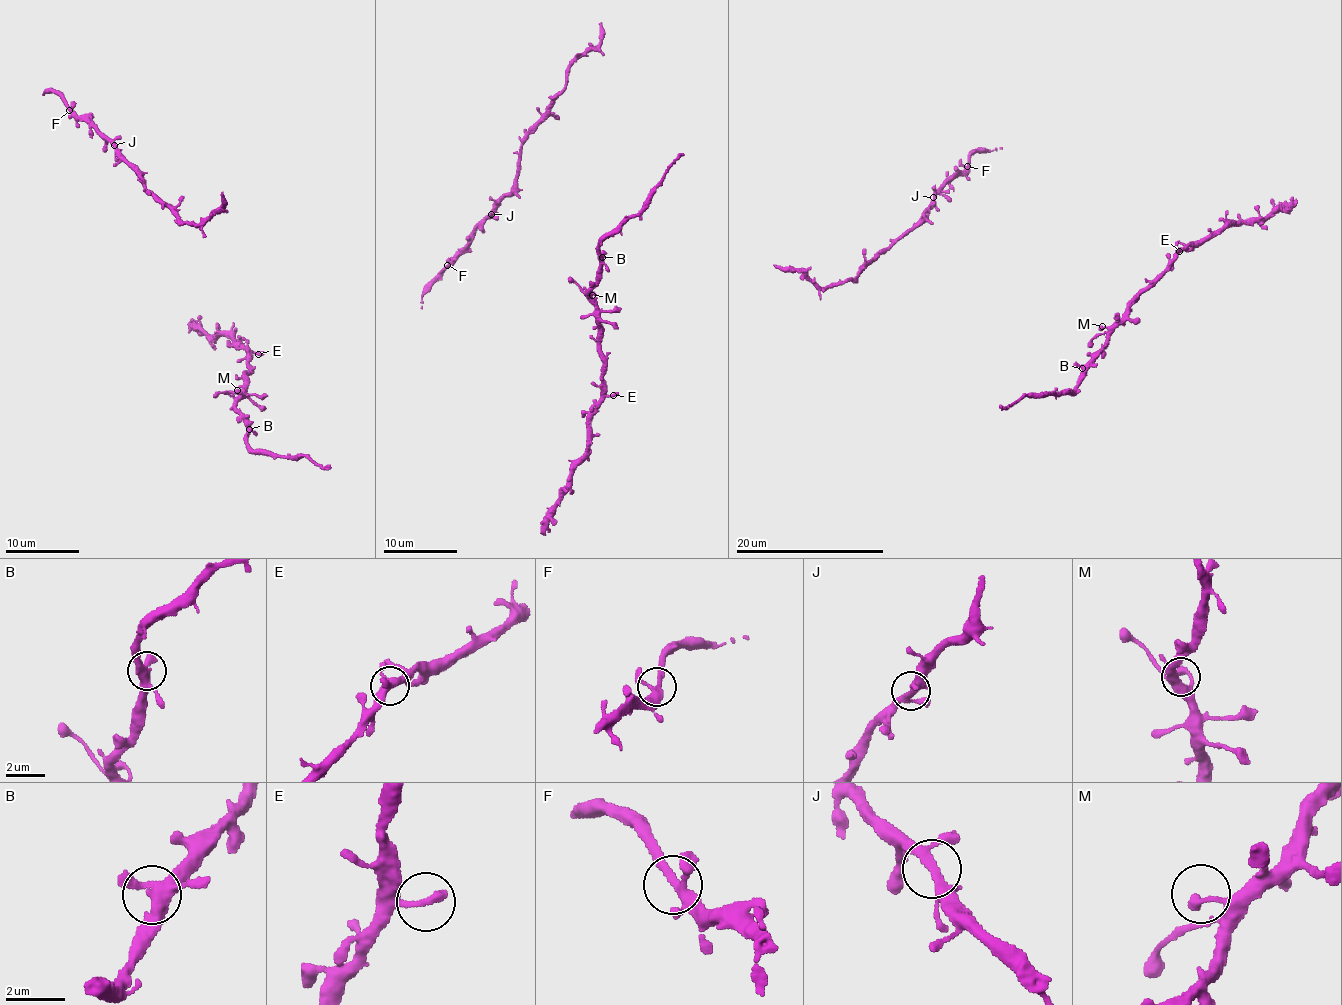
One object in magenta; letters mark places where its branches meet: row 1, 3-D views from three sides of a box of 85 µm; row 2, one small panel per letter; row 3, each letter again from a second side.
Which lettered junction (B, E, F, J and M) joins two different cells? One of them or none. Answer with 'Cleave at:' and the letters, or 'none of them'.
Cleave at: none of them

